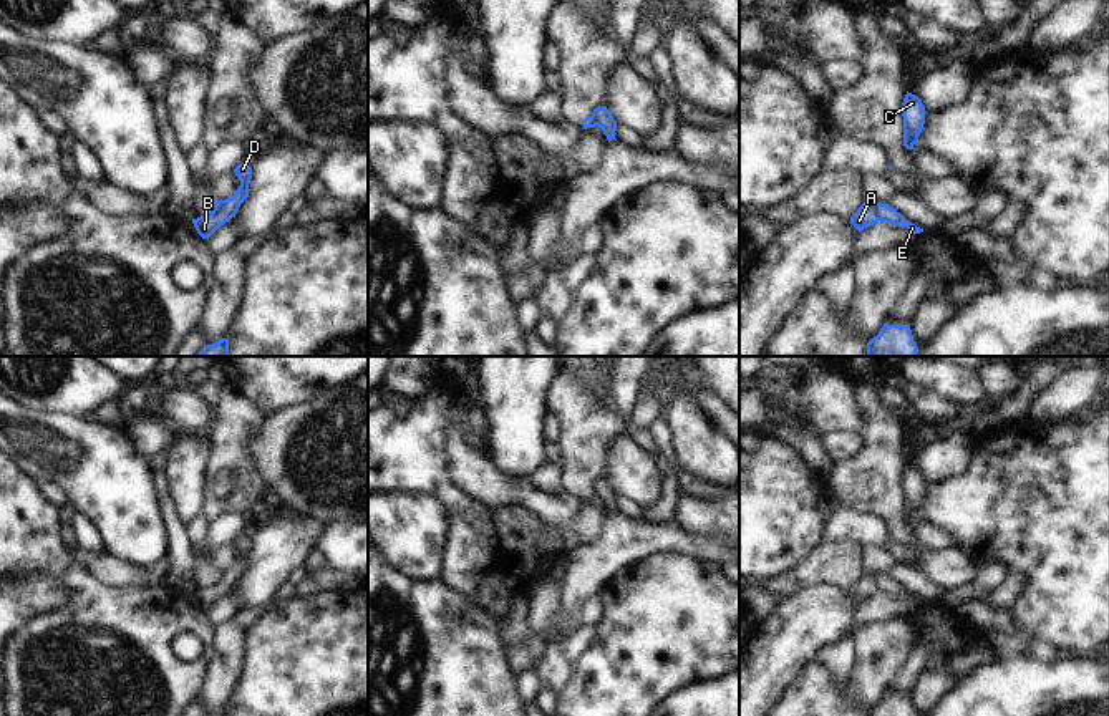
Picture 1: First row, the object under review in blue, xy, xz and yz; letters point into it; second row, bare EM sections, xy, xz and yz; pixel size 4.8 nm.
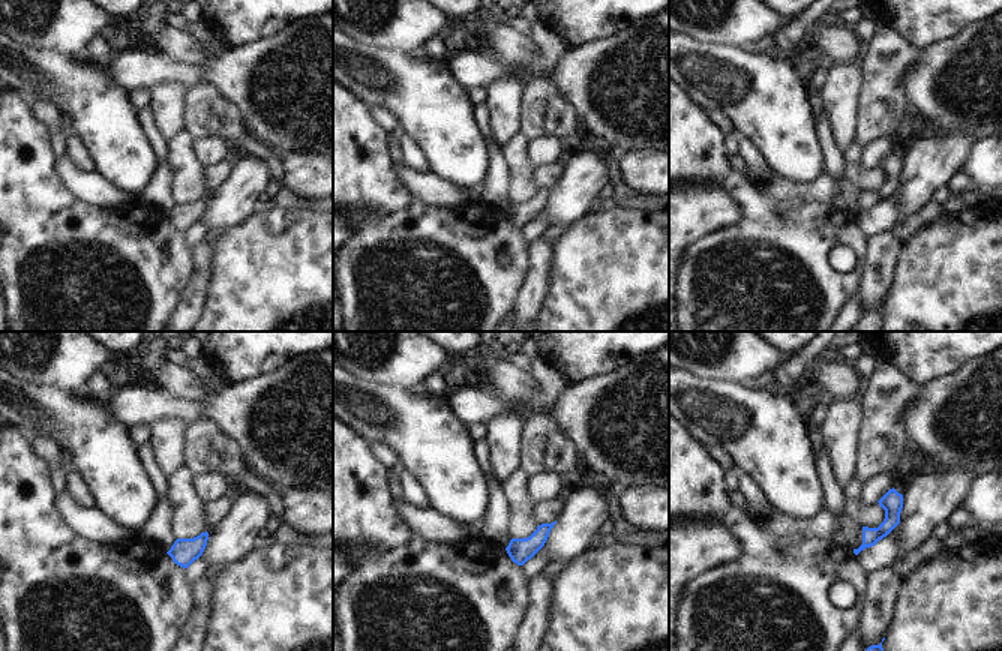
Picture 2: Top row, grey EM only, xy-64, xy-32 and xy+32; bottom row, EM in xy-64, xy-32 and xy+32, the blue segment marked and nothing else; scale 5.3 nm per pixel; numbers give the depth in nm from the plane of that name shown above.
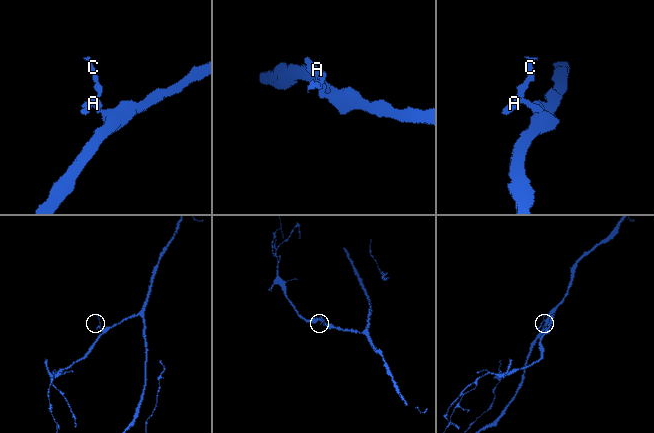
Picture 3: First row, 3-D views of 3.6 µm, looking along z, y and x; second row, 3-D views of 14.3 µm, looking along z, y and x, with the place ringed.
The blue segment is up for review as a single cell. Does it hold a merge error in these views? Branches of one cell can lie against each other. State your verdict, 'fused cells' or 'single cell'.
fused cells

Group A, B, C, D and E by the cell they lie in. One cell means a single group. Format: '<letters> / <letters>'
A B C D / E

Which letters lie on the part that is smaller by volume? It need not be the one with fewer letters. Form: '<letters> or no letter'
A, B, C, D

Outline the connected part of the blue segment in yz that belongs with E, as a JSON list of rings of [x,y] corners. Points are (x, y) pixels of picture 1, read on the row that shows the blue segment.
[[[875,202],[877,220],[893,225],[903,225],[908,229],[910,235],[923,232],[923,229],[917,227],[915,224],[908,222],[900,212],[897,212],[889,204]]]

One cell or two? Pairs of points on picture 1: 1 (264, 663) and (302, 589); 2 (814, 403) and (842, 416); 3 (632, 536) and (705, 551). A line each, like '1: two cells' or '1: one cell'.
1: two cells
2: one cell
3: one cell

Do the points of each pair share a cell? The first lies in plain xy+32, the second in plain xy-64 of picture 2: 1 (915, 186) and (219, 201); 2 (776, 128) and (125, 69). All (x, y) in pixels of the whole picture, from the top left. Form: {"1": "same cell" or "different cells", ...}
{"1": "same cell", "2": "different cells"}

